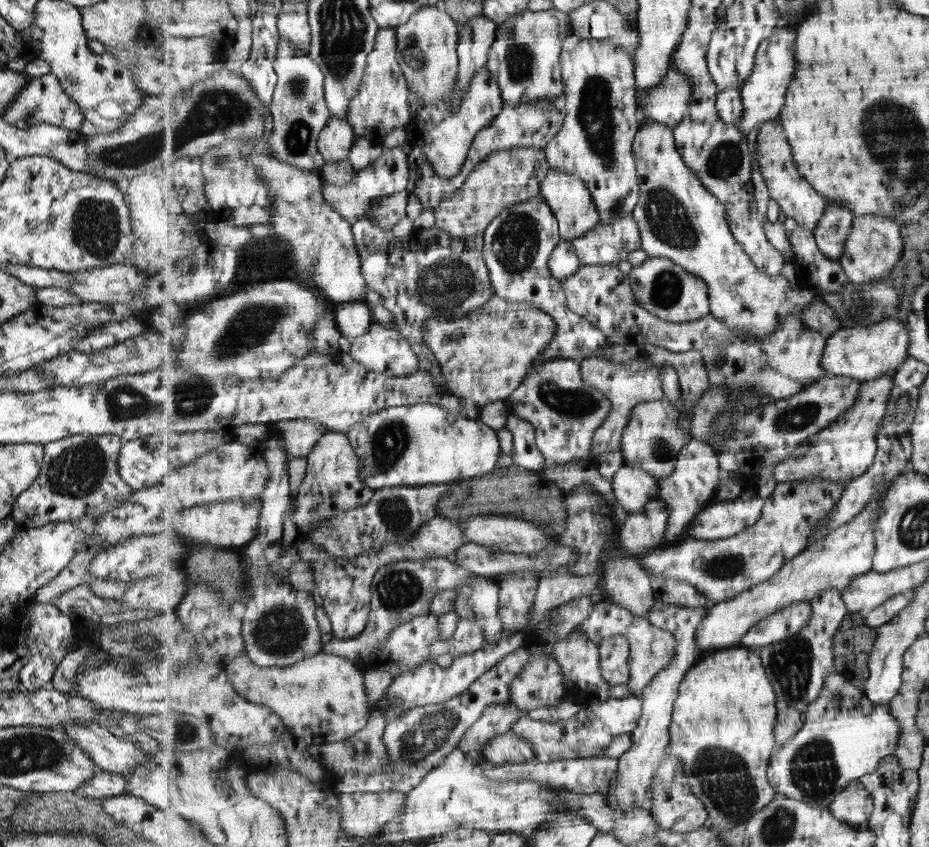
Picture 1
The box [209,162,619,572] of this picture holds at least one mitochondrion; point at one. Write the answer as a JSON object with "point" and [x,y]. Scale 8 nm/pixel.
{"point":[515,243]}

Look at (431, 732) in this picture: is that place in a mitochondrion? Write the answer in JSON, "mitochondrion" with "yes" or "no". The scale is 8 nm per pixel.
{"mitochondrion":"yes"}

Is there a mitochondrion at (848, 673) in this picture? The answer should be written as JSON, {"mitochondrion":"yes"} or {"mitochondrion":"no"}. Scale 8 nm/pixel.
{"mitochondrion":"no"}

